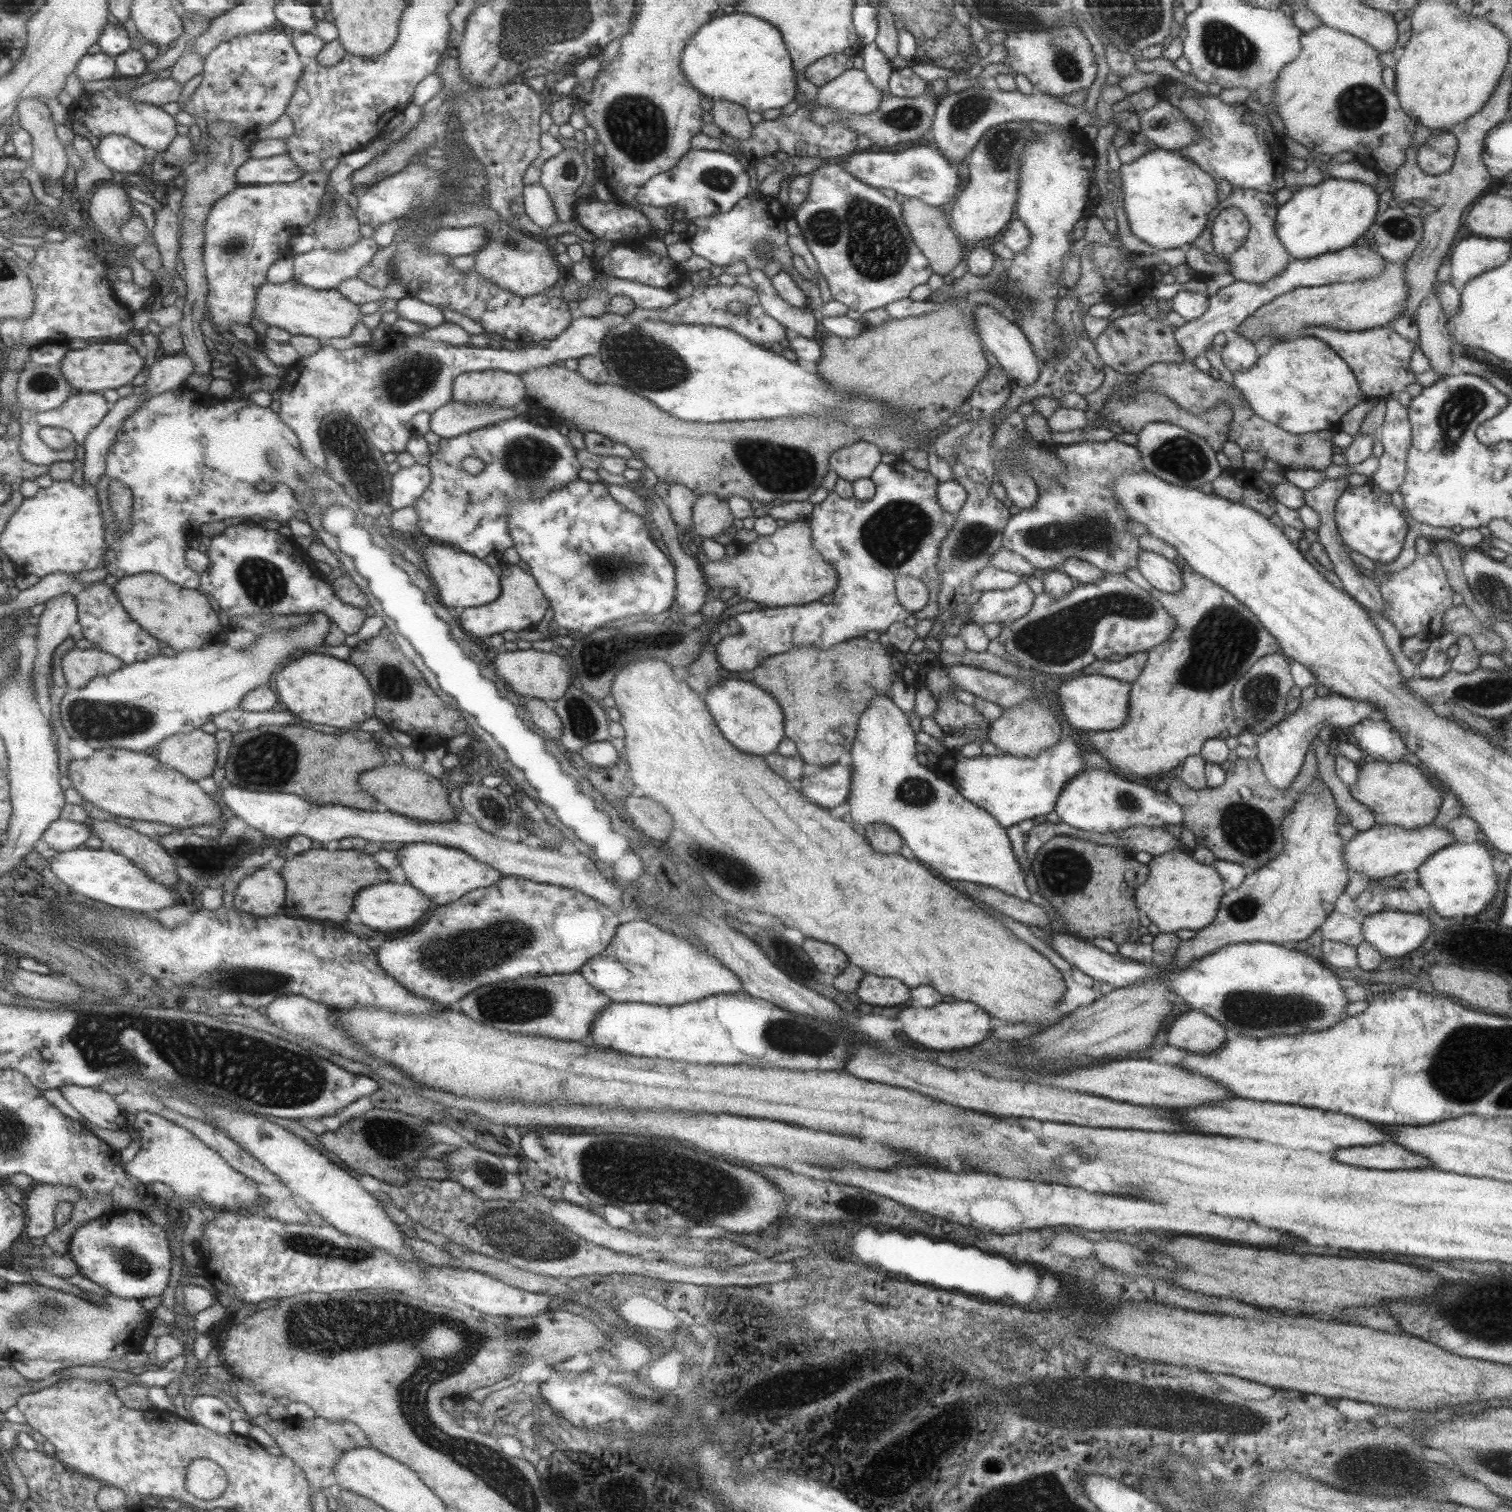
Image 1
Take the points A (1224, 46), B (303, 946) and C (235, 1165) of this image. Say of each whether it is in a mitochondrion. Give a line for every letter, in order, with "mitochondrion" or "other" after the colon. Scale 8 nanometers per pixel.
A: mitochondrion
B: other
C: other

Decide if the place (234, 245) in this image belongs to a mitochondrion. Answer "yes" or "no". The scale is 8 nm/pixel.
yes

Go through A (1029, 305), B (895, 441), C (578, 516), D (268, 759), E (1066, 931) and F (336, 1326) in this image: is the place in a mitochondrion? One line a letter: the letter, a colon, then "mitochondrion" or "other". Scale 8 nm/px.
A: mitochondrion
B: other
C: other
D: mitochondrion
E: other
F: mitochondrion

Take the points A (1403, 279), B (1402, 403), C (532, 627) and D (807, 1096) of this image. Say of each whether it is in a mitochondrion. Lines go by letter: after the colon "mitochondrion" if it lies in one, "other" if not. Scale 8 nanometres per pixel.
A: other
B: other
C: other
D: other

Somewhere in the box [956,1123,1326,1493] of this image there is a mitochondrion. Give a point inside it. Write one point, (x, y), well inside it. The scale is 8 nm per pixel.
(1076, 1391)

